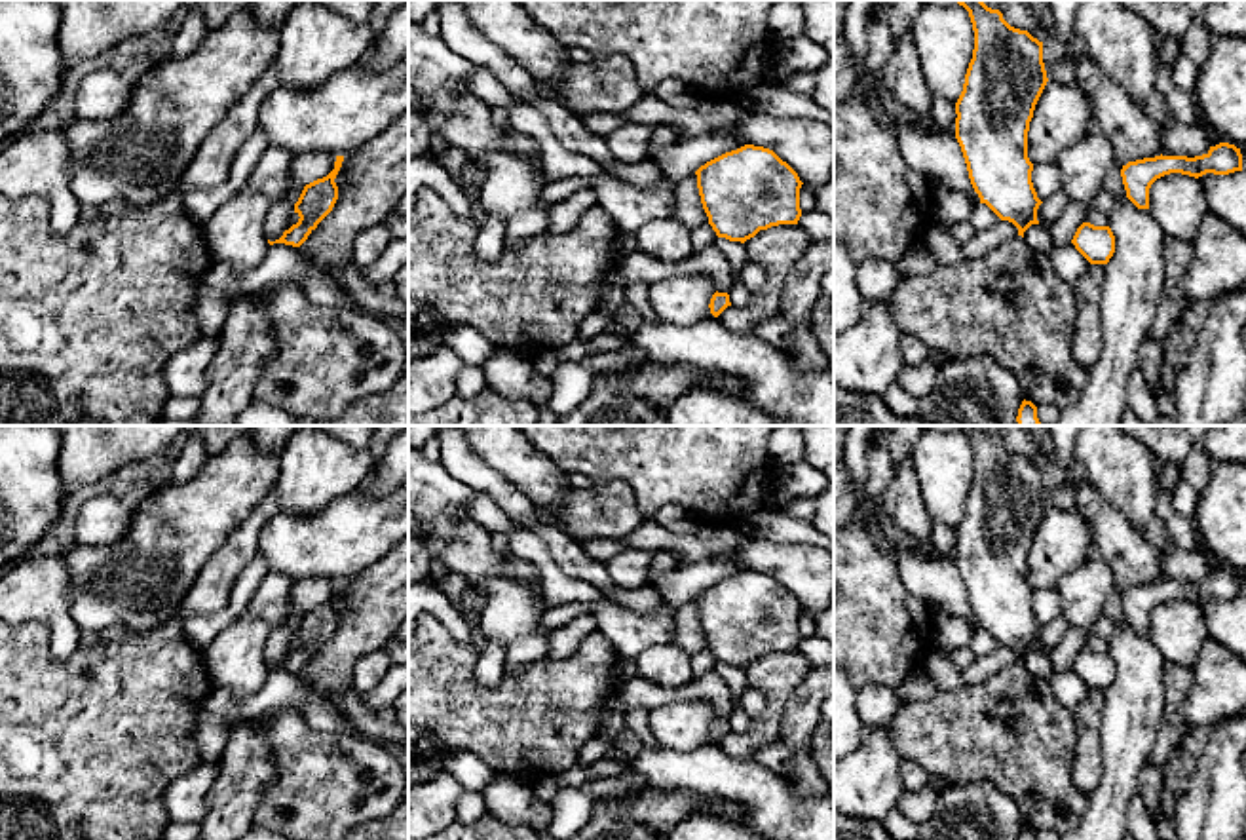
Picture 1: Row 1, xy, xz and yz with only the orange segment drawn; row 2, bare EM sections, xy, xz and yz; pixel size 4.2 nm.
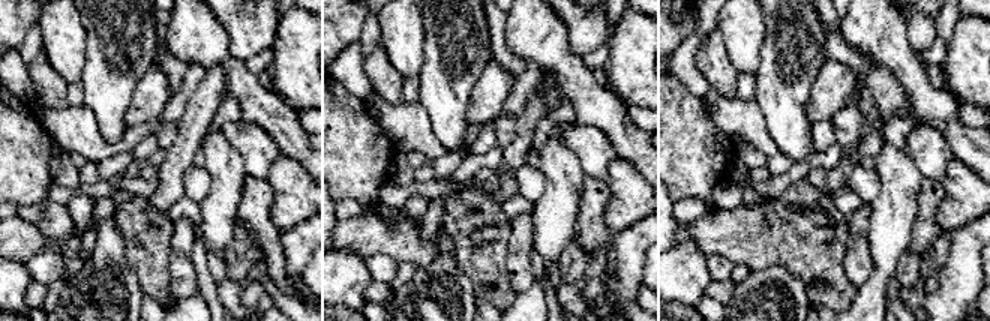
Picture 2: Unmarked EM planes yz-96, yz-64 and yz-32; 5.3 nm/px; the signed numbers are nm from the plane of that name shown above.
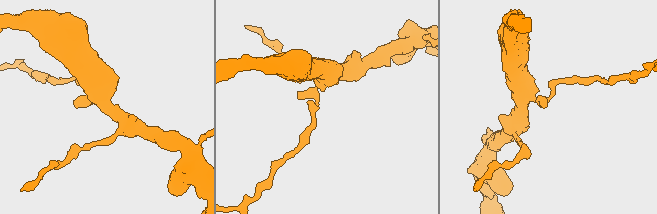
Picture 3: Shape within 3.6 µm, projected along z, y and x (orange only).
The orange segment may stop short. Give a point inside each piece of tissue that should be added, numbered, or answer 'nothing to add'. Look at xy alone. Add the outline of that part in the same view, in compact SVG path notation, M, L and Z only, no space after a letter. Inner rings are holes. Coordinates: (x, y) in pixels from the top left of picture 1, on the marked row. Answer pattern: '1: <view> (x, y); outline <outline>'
nothing to add

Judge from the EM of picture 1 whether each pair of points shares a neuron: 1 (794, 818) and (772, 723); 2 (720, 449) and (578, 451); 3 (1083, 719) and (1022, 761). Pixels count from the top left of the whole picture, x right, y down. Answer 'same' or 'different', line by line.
1: different
2: same
3: different

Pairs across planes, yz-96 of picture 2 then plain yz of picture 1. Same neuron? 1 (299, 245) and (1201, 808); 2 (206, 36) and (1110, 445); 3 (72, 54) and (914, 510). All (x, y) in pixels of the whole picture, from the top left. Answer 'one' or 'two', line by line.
1: one
2: one
3: two

